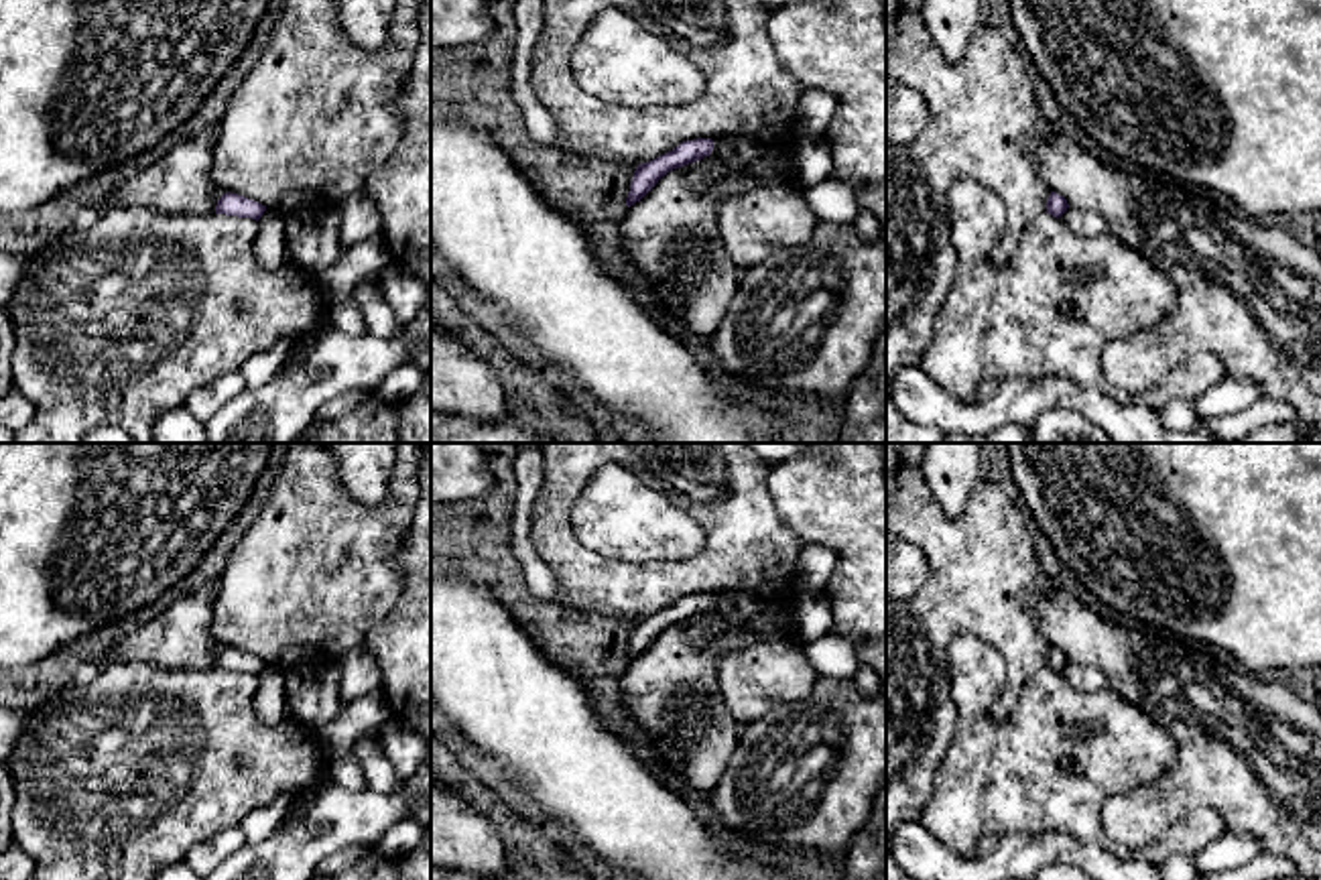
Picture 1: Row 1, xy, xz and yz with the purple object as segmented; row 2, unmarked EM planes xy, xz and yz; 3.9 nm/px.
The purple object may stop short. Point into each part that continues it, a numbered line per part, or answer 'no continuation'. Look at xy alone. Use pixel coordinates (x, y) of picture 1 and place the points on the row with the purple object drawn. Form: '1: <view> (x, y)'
no continuation

